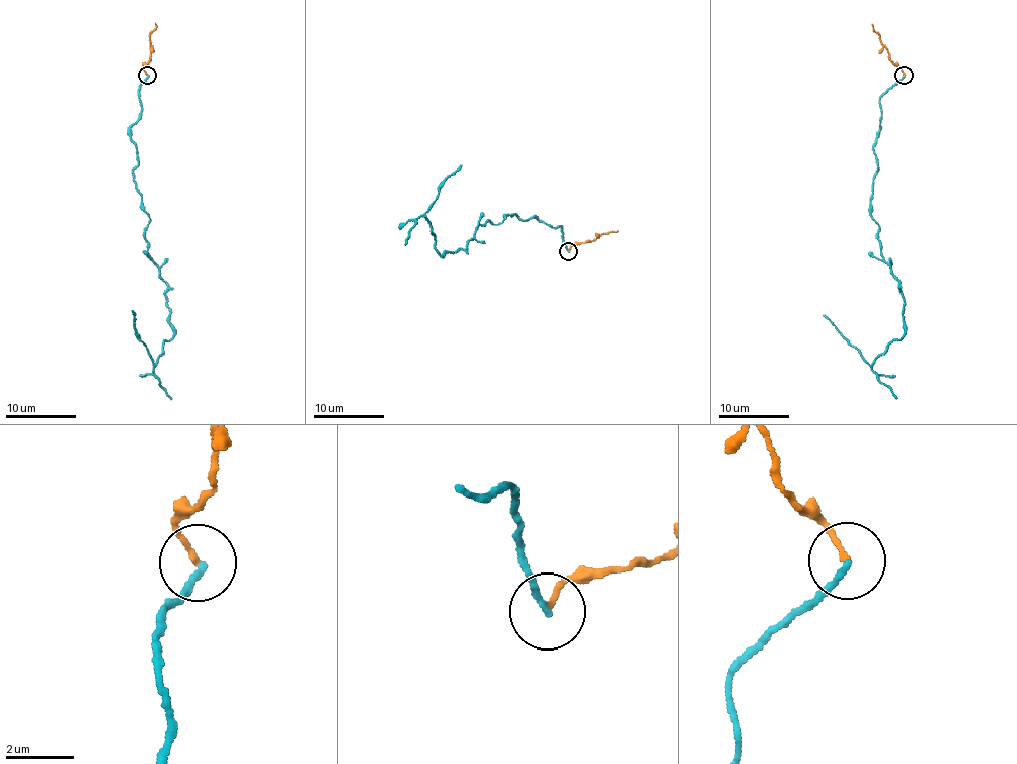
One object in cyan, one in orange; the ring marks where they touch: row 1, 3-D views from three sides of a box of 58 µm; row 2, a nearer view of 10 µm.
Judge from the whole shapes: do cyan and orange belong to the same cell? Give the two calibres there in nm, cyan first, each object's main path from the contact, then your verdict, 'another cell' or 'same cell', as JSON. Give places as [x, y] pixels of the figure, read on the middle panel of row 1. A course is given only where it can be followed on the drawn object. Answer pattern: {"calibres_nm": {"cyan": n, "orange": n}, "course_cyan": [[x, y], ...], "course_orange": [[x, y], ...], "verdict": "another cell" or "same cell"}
{"calibres_nm": {"cyan": 180, "orange": 150}, "course_cyan": [[568, 251], [561, 226], [512, 213], [478, 224], [466, 249], [439, 254], [425, 214], [461, 164]], "course_orange": [[568, 251], [574, 245], [618, 230]], "verdict": "another cell"}

